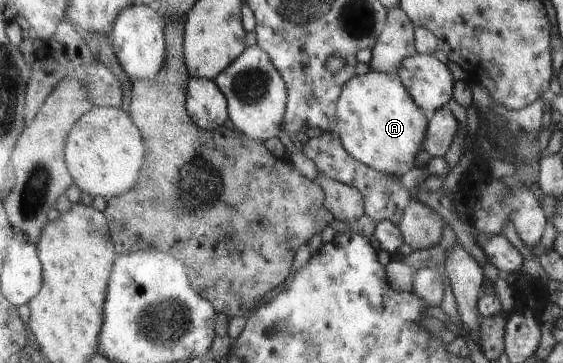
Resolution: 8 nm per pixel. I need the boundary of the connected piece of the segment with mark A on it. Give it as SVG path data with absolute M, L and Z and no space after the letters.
M370 70L363 75L356 74L347 81L338 101L338 127L335 130L342 138L344 149L356 158L356 161L361 161L364 165L379 170L380 173L402 176L414 167L414 155L416 151L420 151L422 139L427 139L429 119L429 114L416 105L407 88L400 83L397 74Z

